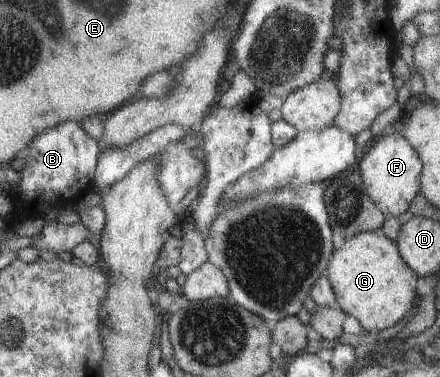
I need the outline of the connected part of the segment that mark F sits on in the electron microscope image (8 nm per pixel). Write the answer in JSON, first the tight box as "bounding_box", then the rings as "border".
{"bounding_box":[356,133,422,219],"border":[[[395,133],[375,138],[358,160],[356,168],[361,173],[366,193],[386,218],[405,219],[409,215],[411,203],[420,194],[422,162],[404,136]]]}

